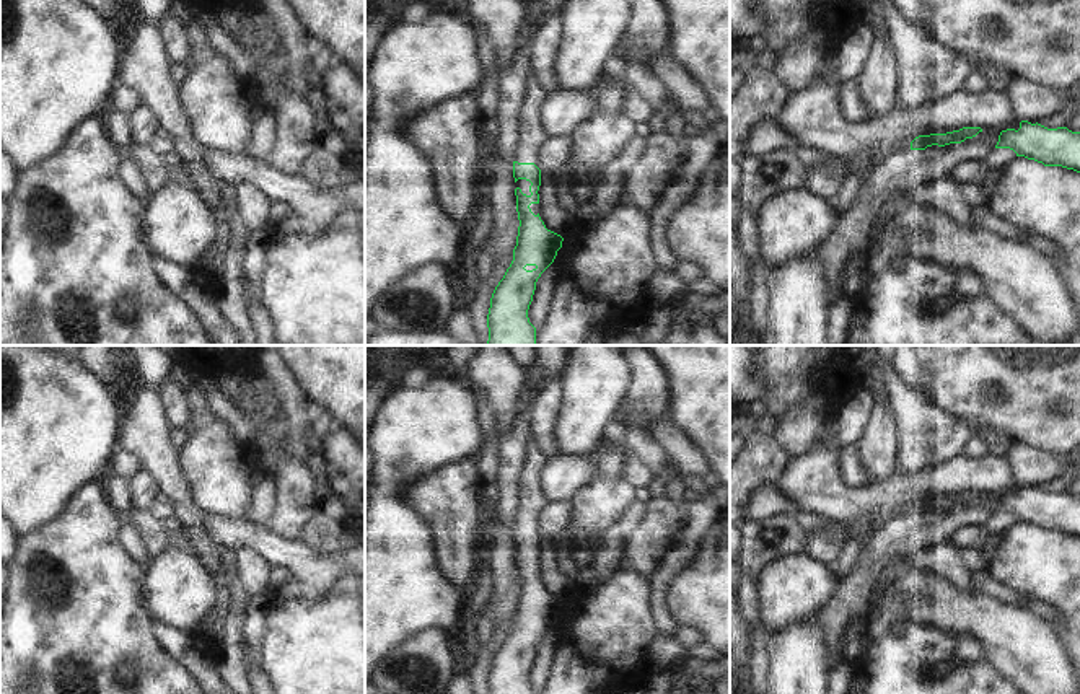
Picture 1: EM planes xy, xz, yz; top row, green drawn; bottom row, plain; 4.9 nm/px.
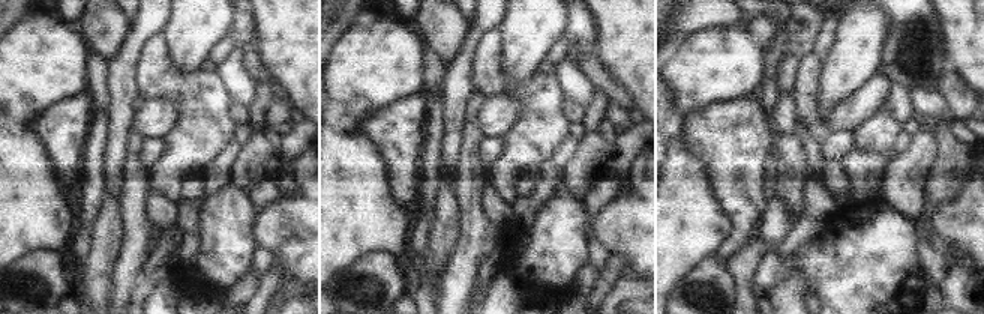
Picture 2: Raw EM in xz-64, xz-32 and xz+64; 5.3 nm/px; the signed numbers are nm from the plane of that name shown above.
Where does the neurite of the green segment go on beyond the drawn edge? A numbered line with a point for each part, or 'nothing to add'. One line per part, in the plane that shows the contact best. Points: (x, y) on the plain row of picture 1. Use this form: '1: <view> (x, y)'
1: xz (531, 500)

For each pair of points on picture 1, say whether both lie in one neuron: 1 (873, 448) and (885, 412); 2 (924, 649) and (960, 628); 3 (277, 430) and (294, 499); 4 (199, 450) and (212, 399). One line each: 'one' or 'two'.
1: one
2: two
3: one
4: two

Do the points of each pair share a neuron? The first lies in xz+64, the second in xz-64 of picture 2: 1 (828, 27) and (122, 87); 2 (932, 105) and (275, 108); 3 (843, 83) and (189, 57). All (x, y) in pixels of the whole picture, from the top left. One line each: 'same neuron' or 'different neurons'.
1: different neurons
2: different neurons
3: same neuron

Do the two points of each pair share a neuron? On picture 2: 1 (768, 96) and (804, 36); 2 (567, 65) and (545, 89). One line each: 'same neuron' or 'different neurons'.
1: same neuron
2: different neurons

